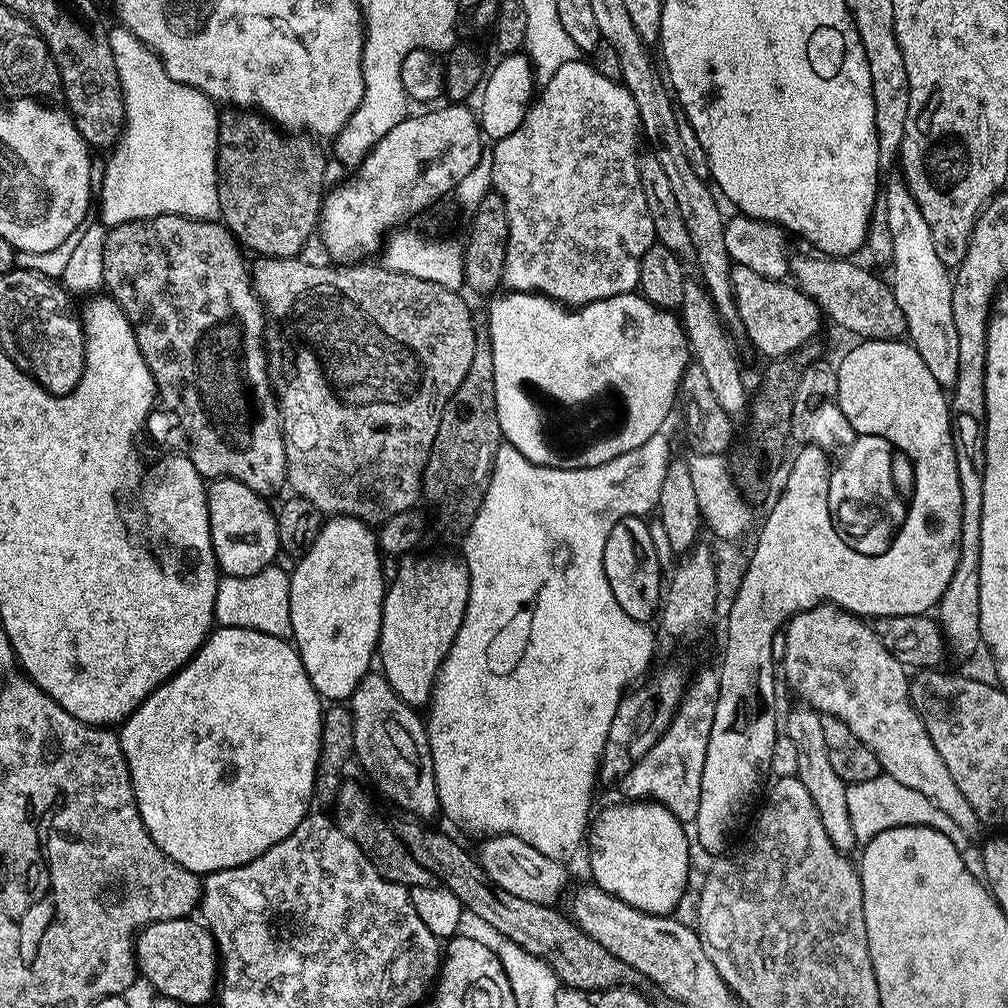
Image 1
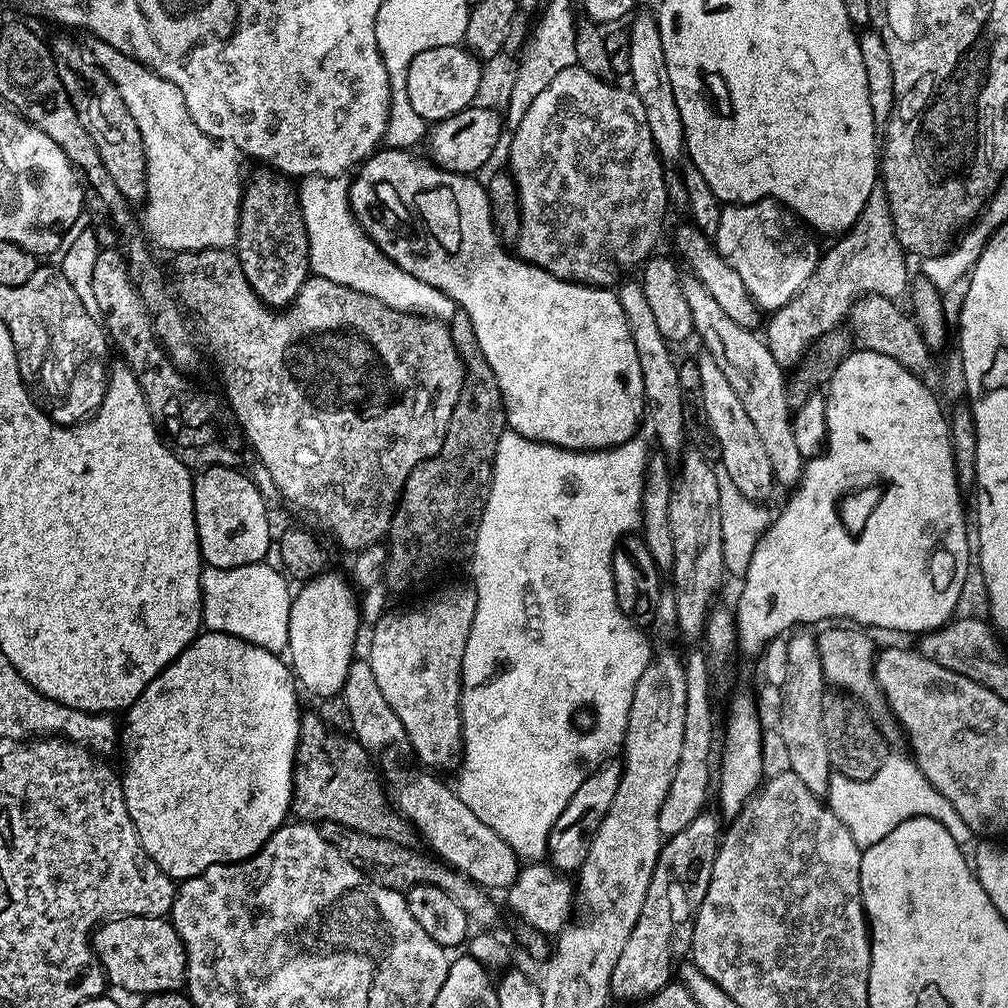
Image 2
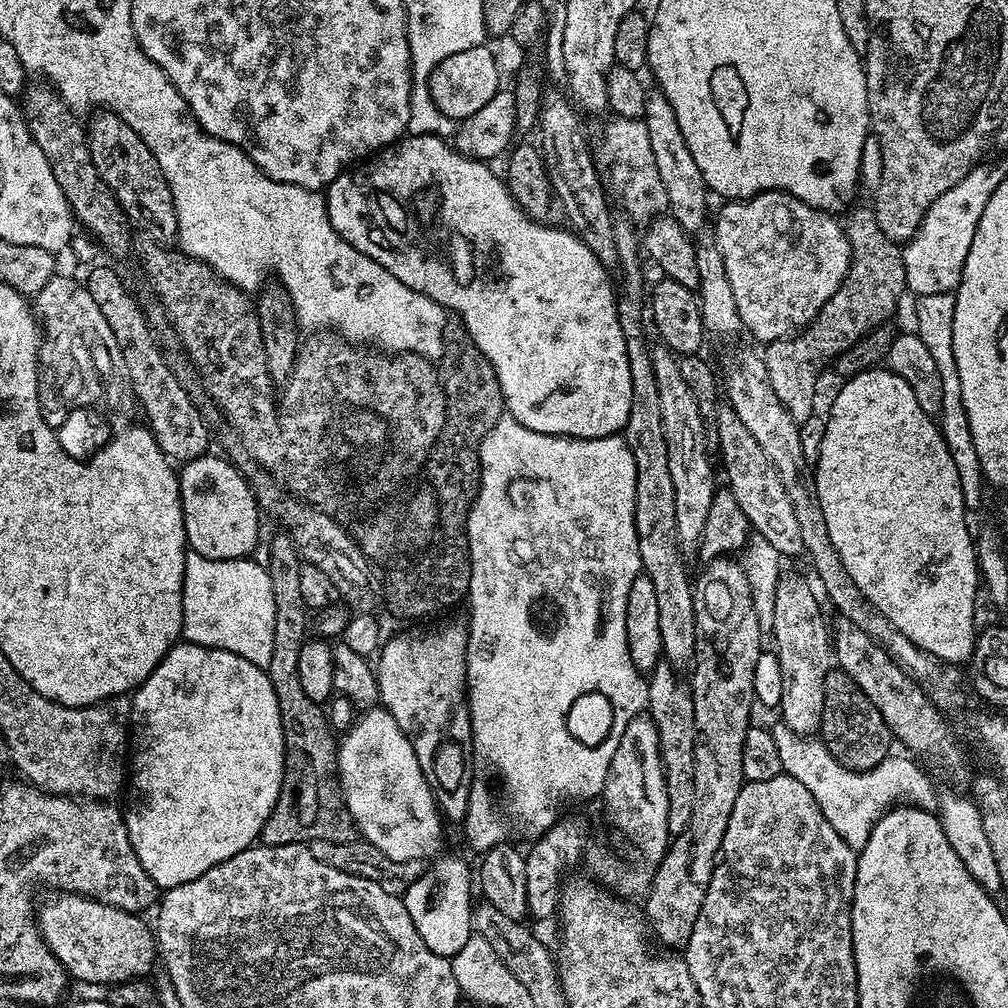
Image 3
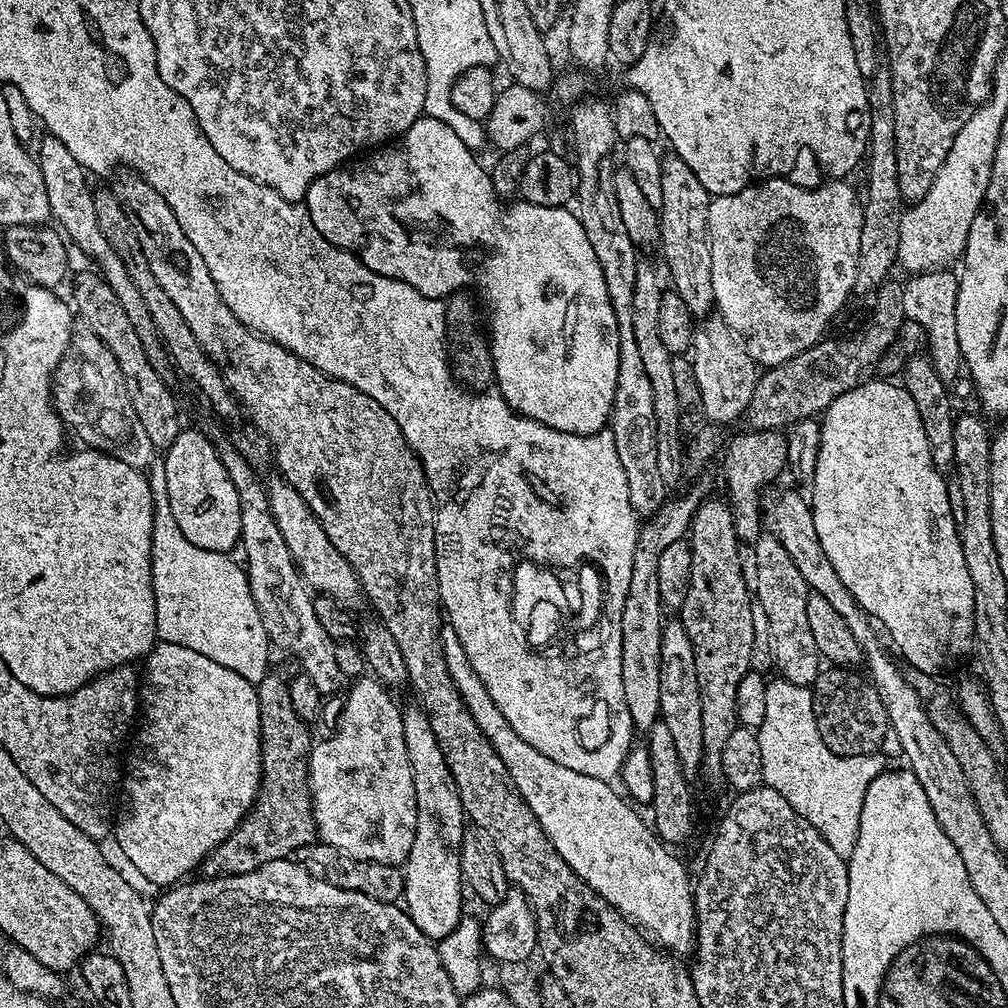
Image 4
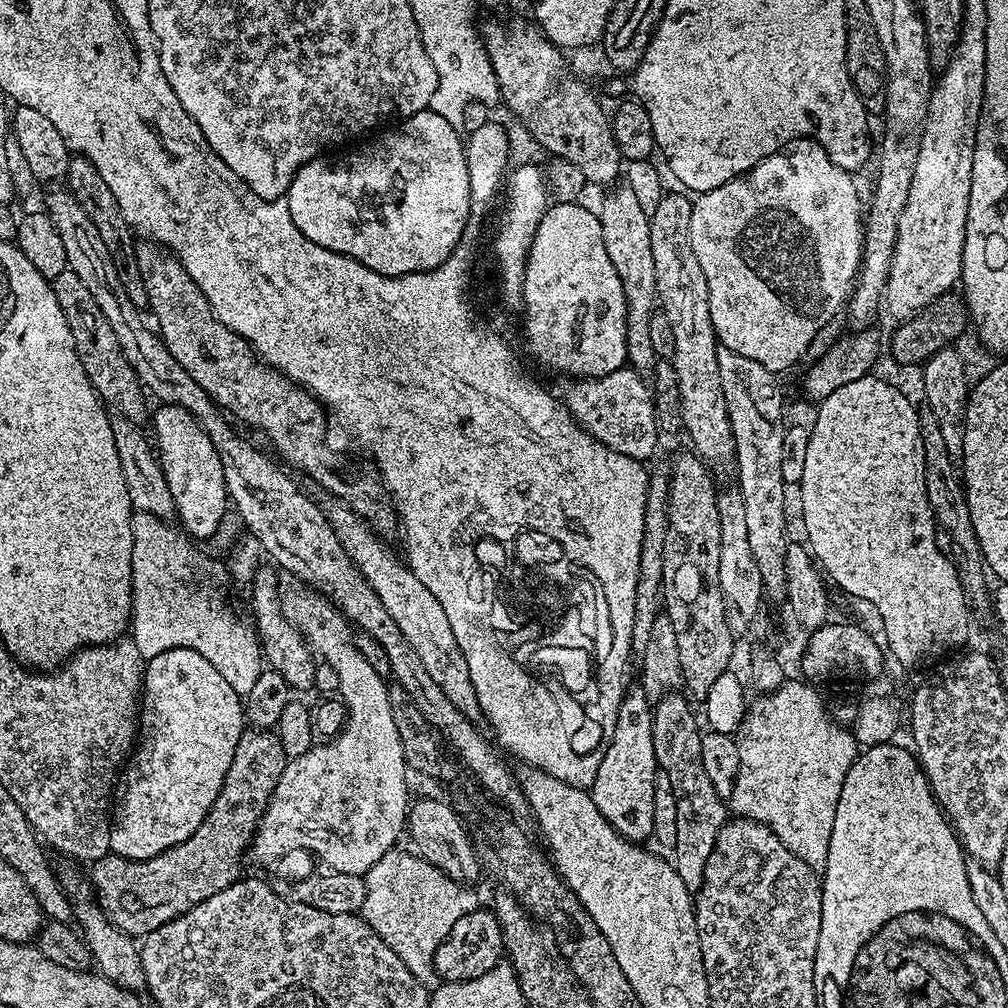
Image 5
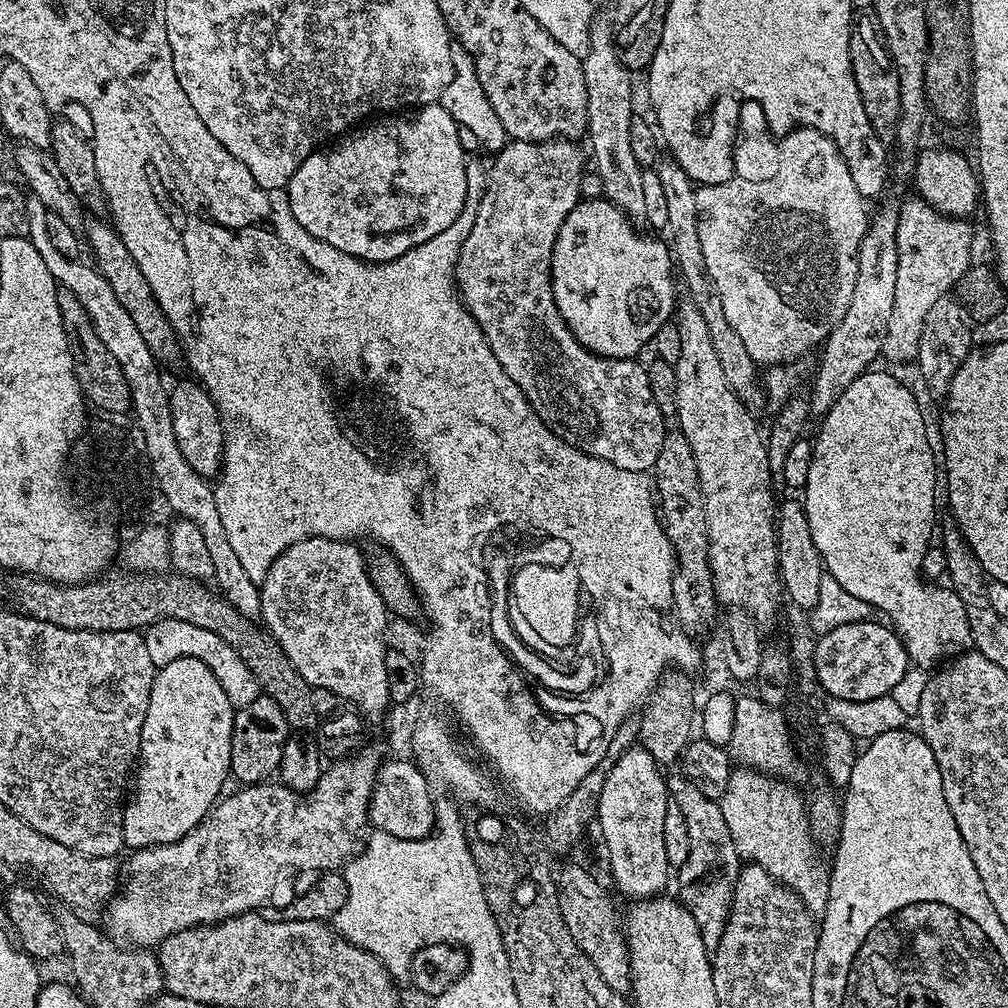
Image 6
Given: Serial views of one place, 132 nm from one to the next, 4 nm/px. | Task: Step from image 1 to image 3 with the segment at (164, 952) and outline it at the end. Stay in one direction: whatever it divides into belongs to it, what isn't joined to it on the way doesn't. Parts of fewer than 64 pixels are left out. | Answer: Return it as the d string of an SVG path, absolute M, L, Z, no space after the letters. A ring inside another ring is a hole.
M62 892L59 894L52 894L48 901L44 905L39 905L38 908L38 927L40 929L40 939L46 942L46 946L54 954L54 958L57 962L63 966L65 972L73 981L81 980L84 984L104 984L103 986L111 986L113 984L121 984L124 980L135 980L137 978L147 977L148 971L152 968L152 963L157 963L158 949L156 947L156 937L153 929L148 928L140 921L141 917L134 912L123 912L121 908L115 908L109 904L104 904L100 900L92 900L88 896L77 896L75 892Z

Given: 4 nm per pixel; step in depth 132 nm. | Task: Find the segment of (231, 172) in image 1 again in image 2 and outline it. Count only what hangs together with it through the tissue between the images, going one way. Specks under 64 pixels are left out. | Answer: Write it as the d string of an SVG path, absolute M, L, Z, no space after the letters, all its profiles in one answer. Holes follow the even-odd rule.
M260 170L247 177L240 197L240 221L234 251L246 274L246 282L263 304L283 310L300 293L310 275L308 235L300 213L297 189L289 177L275 170Z

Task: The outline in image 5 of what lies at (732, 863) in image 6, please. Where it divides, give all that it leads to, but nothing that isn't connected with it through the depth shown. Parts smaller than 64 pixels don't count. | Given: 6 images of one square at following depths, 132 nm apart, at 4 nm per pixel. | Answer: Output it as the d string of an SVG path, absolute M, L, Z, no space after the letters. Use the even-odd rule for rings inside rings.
M669 694L655 703L652 718L654 754L663 779L672 787L672 792L676 795L676 821L678 822L678 834L674 849L676 873L680 875L682 882L686 882L689 890L699 890L704 881L706 862L714 850L714 842L718 838L720 828L729 819L730 812L726 807L725 797L724 800L720 797L723 796L721 789L716 788L714 782L710 782L710 774L706 774L706 766L702 760L702 727L700 728L691 706L688 705L689 697L680 695Z

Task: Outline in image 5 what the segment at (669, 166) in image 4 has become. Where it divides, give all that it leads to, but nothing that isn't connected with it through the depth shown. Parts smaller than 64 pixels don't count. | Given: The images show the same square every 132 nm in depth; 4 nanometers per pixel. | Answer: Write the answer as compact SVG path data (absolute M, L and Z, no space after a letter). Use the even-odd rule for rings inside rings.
M676 192L665 194L650 218L650 251L654 253L656 295L659 307L666 318L670 318L670 326L674 326L674 354L670 359L678 374L678 388L682 394L684 432L692 439L691 447L696 455L715 466L727 460L729 463L735 457L736 443L718 378L718 341L710 318L706 274L702 274L702 266L698 266L698 258L694 258L694 246L690 246L694 204L687 200L687 195Z

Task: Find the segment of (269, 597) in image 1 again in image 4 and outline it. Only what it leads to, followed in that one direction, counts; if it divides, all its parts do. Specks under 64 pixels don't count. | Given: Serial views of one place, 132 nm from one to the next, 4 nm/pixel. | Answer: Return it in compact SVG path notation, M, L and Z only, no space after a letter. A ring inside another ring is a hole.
M163 463L152 464L146 472L148 485L152 491L154 506L154 526L152 527L152 589L156 599L156 635L165 644L186 646L186 650L194 650L210 658L210 662L218 662L218 666L226 666L226 670L234 670L234 674L242 674L246 682L258 685L262 678L269 675L268 652L270 645L266 626L262 622L262 614L252 597L248 573L231 559L227 552L202 550L202 546L194 546L182 530L178 530L178 522L174 522L174 510L170 510L170 502L166 494L166 470Z

